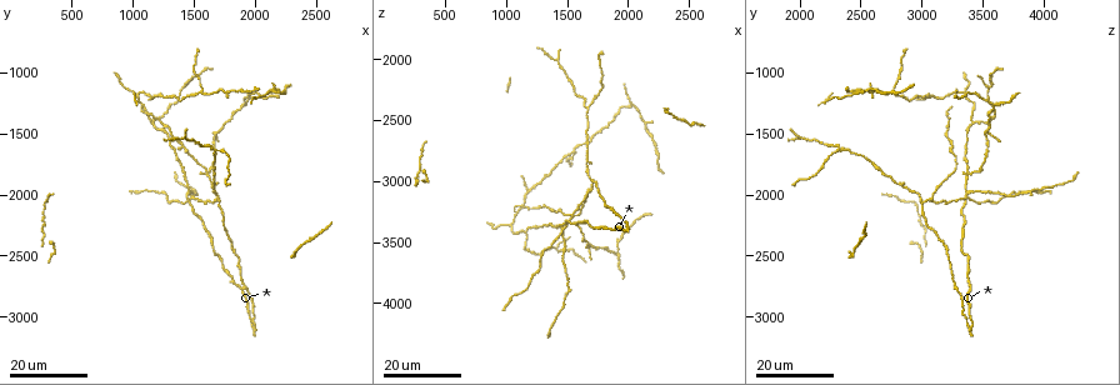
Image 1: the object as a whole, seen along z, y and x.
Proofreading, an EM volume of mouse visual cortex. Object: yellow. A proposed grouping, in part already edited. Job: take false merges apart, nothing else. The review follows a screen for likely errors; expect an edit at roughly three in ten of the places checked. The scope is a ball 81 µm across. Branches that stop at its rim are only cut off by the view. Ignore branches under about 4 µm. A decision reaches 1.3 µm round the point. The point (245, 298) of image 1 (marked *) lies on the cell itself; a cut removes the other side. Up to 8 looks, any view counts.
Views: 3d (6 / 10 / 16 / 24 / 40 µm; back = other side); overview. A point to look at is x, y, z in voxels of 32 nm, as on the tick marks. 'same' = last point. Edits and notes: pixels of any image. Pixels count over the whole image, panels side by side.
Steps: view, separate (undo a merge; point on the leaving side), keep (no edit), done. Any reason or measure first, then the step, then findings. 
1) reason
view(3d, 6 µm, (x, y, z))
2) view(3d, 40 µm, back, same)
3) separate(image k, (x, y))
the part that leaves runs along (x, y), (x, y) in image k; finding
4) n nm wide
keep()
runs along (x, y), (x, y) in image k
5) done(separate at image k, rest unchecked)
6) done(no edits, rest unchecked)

side arm on a straight run
view(3d, 16 µm, (1920, 1260, 3600))

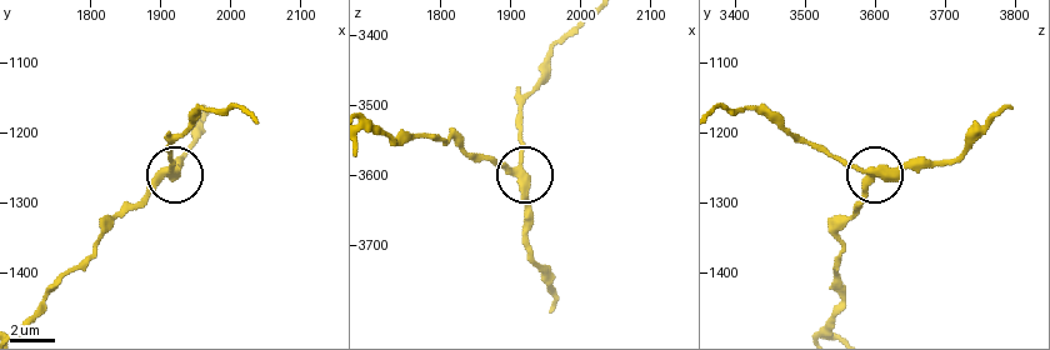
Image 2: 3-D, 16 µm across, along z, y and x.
zoom in
view(3d, 6 µm, (1910, 1255, 3590))

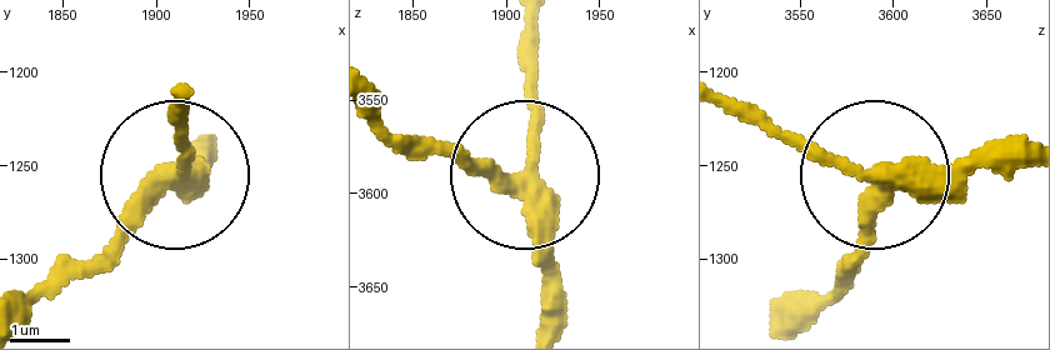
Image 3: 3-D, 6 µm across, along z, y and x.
view(3d, 6 µm, back, (1910, 1256, 3588))

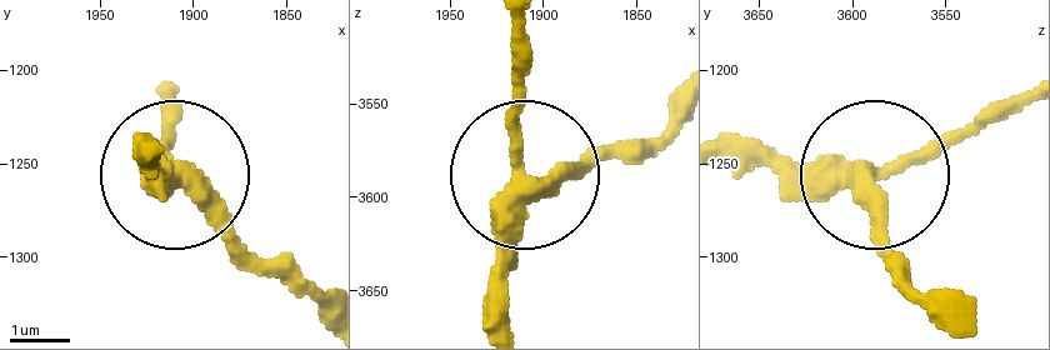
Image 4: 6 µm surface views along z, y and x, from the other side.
side arm 8 µm
keep()
runs along (316, 316), (153, 168) in image 4; all the same cell

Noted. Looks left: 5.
three-way junction
view(3d, 16 µm, (1460, 1980, 3400))

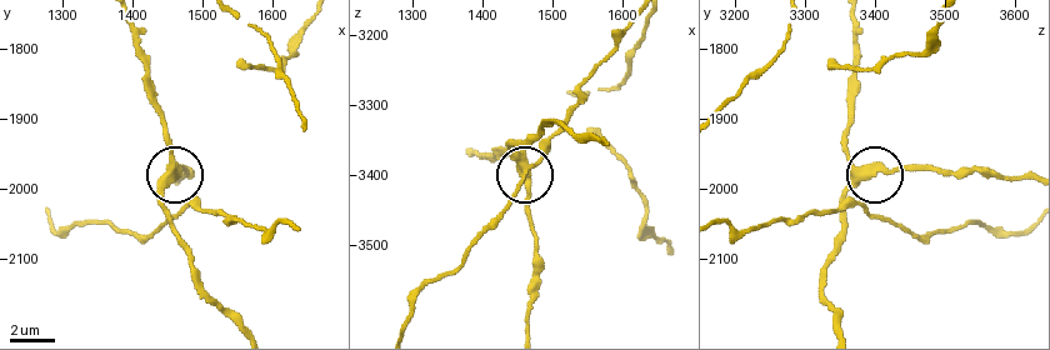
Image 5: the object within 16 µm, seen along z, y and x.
view(3d, 6 µm, (1450, 1970, 3375))

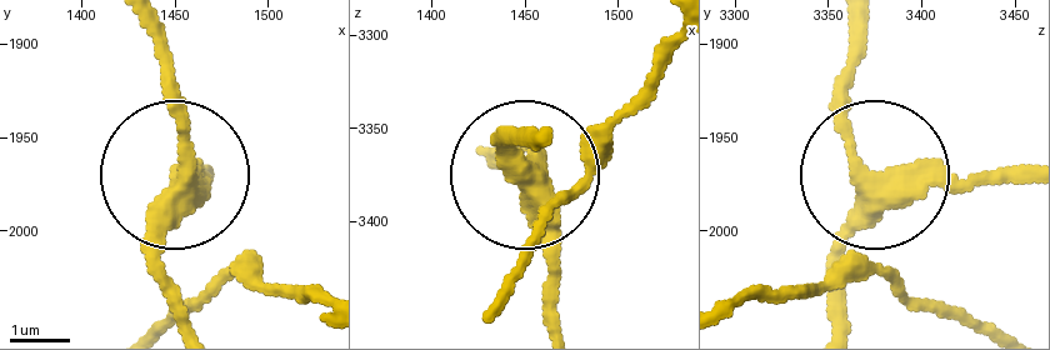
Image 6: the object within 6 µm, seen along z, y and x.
380 nm wide
keep()
runs along (544, 131), (510, 151), (554, 325) in image 6; continuous, no second cell

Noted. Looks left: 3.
three arms meet
view(3d, 16 µm, (1720, 2060, 3000))

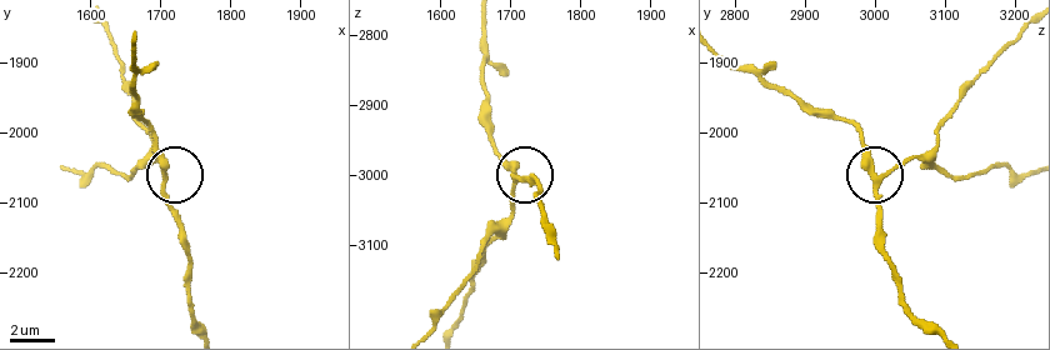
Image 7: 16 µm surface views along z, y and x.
zoom in
view(3d, 6 µm, (1705, 2060, 3010))

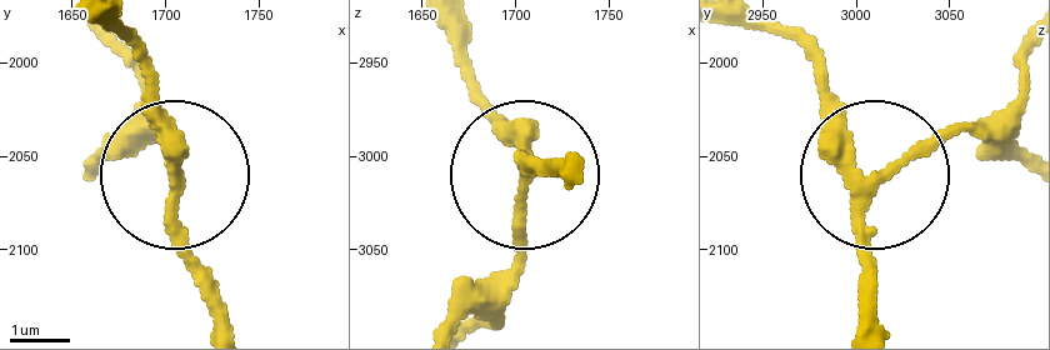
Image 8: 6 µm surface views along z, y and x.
230 nm wide
keep()
runs along (226, 324), (176, 204), (161, 85), (131, 30) in image 8; one cell here

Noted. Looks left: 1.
done(no edits, rest unchecked)

